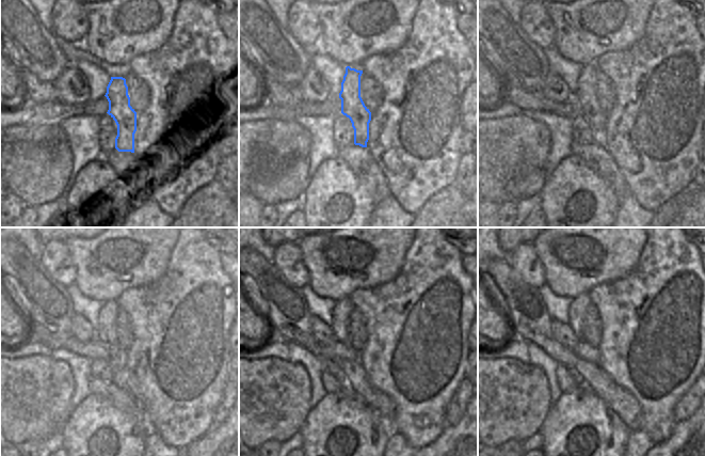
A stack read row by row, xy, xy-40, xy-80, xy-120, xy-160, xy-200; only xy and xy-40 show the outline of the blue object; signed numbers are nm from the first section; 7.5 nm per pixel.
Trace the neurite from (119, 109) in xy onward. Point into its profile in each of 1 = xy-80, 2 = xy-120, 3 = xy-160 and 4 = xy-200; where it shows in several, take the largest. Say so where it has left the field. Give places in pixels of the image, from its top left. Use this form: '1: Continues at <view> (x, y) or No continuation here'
1: Continues at xy-80 (586, 96)
2: Continues at xy-120 (106, 332)
3: Continues at xy-160 (342, 308)
4: Continues at xy-200 (579, 304)

